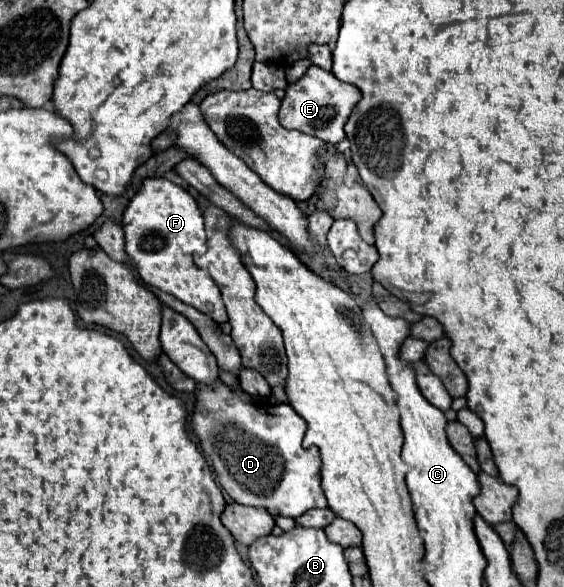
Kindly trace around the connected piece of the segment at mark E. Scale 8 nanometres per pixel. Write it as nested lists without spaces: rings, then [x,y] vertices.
[[[310,66],[306,74],[286,88],[286,96],[280,106],[280,122],[286,128],[302,130],[304,134],[312,134],[324,142],[338,144],[344,140],[344,124],[350,116],[350,110],[358,104],[360,90],[350,86],[348,82],[338,80],[330,71],[325,71],[319,66]]]

